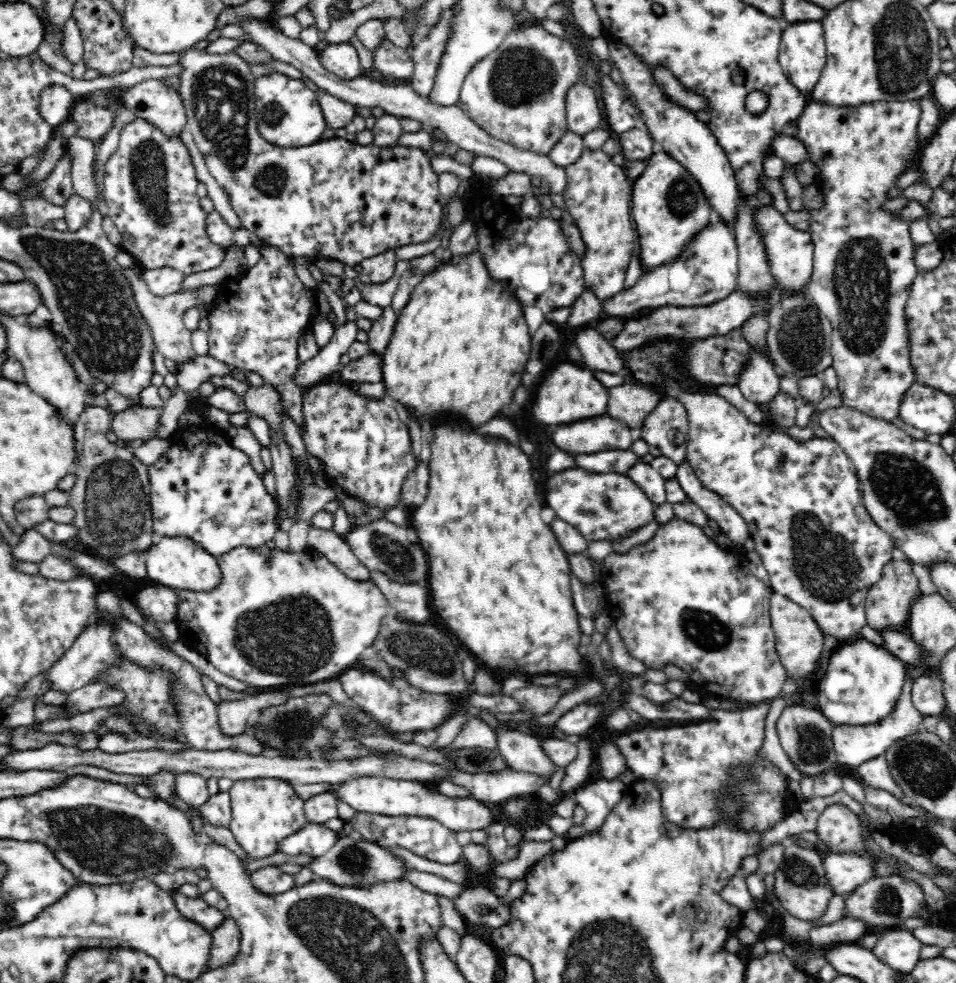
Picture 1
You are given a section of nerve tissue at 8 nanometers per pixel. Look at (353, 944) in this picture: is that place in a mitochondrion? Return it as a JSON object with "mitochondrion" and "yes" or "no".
{"mitochondrion":"yes"}

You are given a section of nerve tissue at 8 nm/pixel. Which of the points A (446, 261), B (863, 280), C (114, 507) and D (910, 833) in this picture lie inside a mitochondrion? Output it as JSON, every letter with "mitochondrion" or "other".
{"A":"other","B":"mitochondrion","C":"mitochondrion","D":"other"}

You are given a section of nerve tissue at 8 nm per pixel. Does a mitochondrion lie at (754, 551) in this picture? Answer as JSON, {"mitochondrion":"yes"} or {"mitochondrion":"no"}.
{"mitochondrion":"no"}

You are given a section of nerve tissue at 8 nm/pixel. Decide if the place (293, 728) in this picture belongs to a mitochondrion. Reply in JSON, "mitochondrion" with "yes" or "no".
{"mitochondrion":"yes"}

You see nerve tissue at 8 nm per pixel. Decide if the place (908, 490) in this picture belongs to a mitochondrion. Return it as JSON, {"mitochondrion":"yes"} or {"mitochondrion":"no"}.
{"mitochondrion":"yes"}

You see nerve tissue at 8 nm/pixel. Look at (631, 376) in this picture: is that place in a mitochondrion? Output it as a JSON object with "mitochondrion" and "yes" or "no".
{"mitochondrion":"no"}

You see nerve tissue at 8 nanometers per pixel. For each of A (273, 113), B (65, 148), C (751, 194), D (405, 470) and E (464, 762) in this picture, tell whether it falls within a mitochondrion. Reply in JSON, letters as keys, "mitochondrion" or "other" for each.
{"A":"mitochondrion","B":"other","C":"other","D":"other","E":"mitochondrion"}

